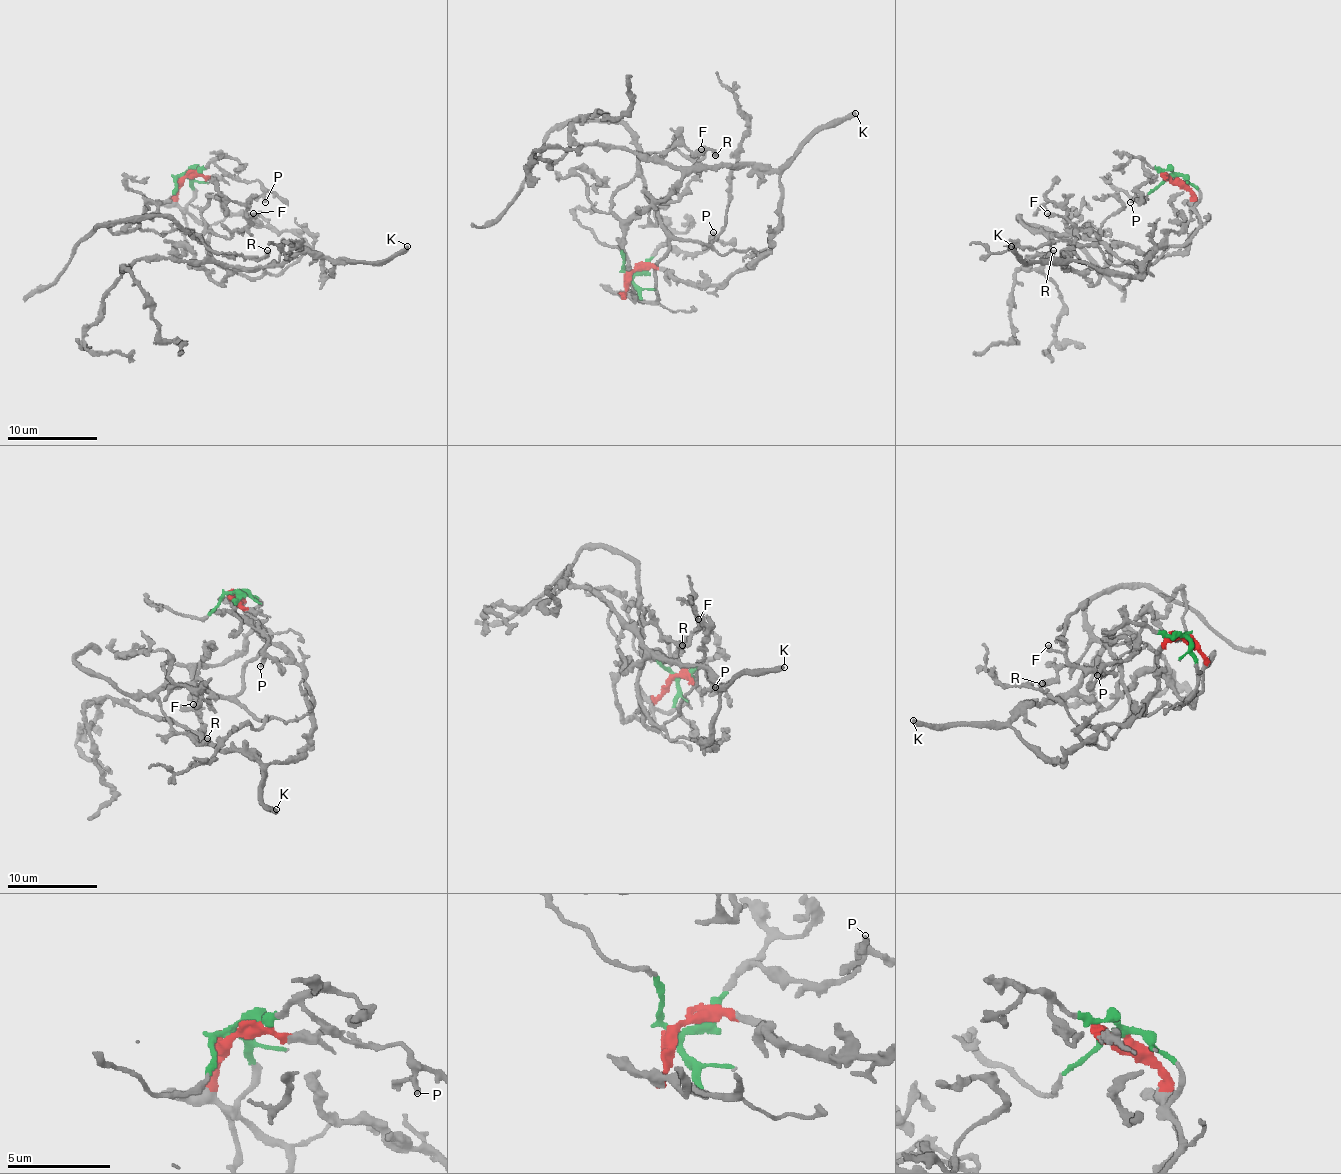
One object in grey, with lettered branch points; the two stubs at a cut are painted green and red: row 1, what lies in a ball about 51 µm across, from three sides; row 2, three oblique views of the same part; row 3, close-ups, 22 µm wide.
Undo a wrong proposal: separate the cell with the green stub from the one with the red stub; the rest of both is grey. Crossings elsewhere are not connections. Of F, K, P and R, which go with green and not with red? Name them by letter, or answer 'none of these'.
F, P, R

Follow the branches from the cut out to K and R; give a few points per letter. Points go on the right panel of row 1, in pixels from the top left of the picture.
K: (1173, 175), (1198, 225), (1182, 250), (1124, 245), (1094, 284), (1065, 252), (1024, 261), (1011, 245)
R: (1173, 175), (1198, 191), (1198, 227), (1180, 245), (1151, 263), (1090, 238), (1051, 236), (1045, 254), (1054, 250)

